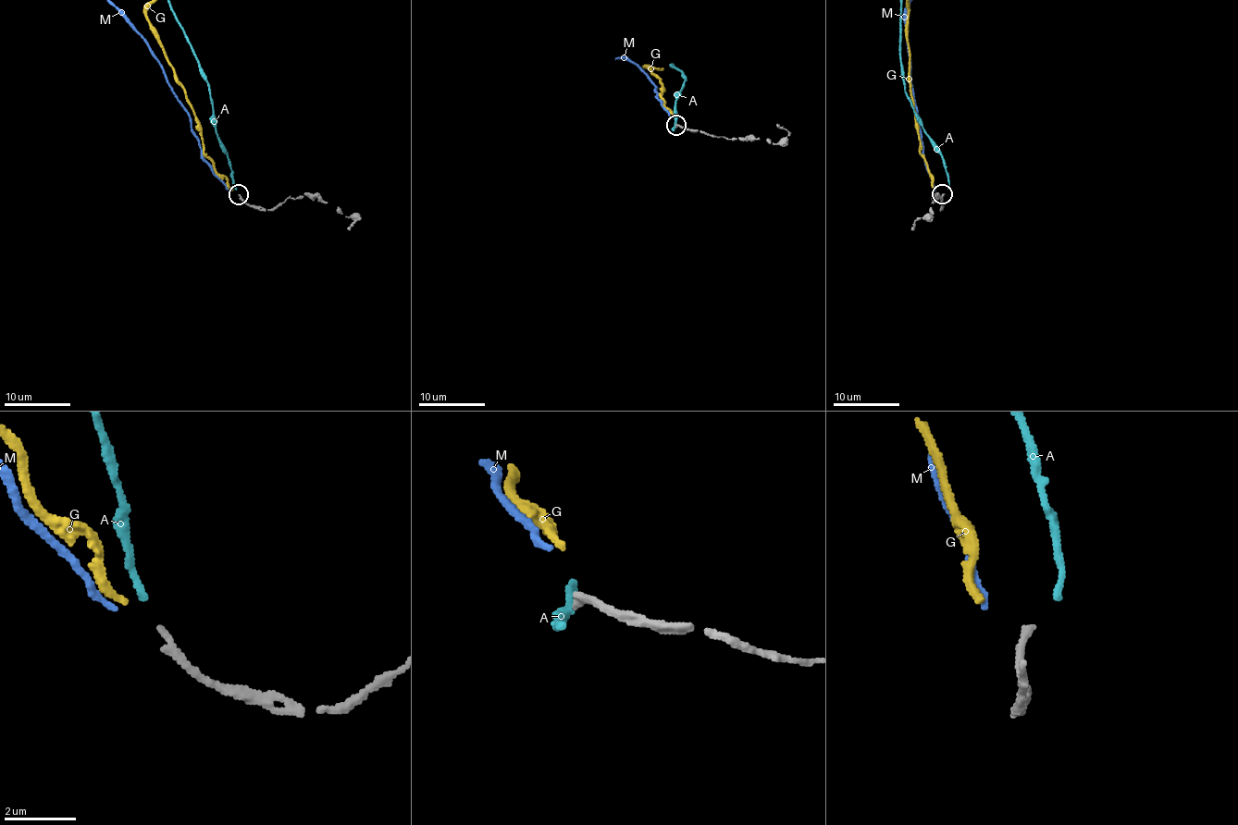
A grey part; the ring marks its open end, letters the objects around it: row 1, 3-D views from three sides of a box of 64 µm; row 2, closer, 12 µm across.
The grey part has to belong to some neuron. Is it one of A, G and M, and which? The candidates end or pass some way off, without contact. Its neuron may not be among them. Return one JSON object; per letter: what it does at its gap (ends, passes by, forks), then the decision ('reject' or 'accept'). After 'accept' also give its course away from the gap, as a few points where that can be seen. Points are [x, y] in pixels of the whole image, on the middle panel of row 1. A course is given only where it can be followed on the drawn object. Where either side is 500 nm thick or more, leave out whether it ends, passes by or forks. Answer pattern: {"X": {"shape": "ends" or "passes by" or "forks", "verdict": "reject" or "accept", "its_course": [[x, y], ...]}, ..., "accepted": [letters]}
{"A": {"shape": "ends", "verdict": "reject"}, "G": {"shape": "ends", "verdict": "reject"}, "M": {"shape": "ends", "verdict": "reject"}, "accepted": []}

